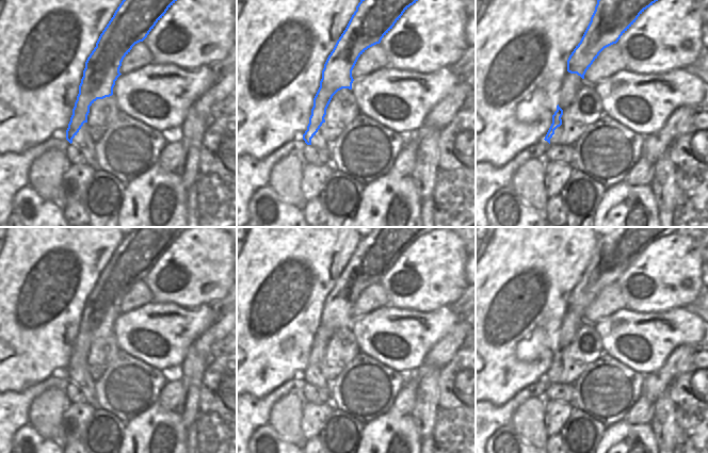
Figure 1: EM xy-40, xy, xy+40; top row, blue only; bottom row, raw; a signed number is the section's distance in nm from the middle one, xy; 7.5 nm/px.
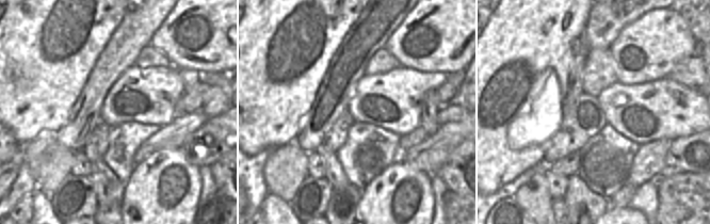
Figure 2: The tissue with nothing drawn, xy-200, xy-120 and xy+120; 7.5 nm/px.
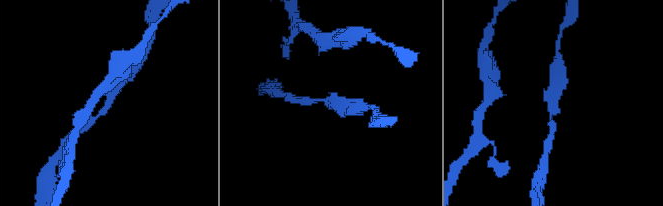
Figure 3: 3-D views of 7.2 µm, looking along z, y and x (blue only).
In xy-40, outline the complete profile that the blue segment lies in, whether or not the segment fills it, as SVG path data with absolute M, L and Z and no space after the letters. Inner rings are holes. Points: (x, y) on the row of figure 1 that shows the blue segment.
M123 0L113 17L100 34L96 47L85 62L79 94L66 130L66 140L71 144L84 123L87 123L90 107L97 100L113 95L115 81L122 75L119 68L132 47L143 42L156 23L177 0Z

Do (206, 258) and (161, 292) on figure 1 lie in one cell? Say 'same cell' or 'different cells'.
same cell

